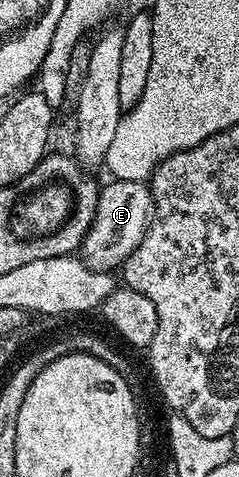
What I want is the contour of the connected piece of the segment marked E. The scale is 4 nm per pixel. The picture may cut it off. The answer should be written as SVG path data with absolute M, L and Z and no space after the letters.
M108 180L100 186L98 196L98 208L84 237L84 243L80 245L79 253L82 260L91 270L112 272L123 267L127 258L138 248L142 236L148 230L148 224L152 221L152 192L143 182L134 180Z

